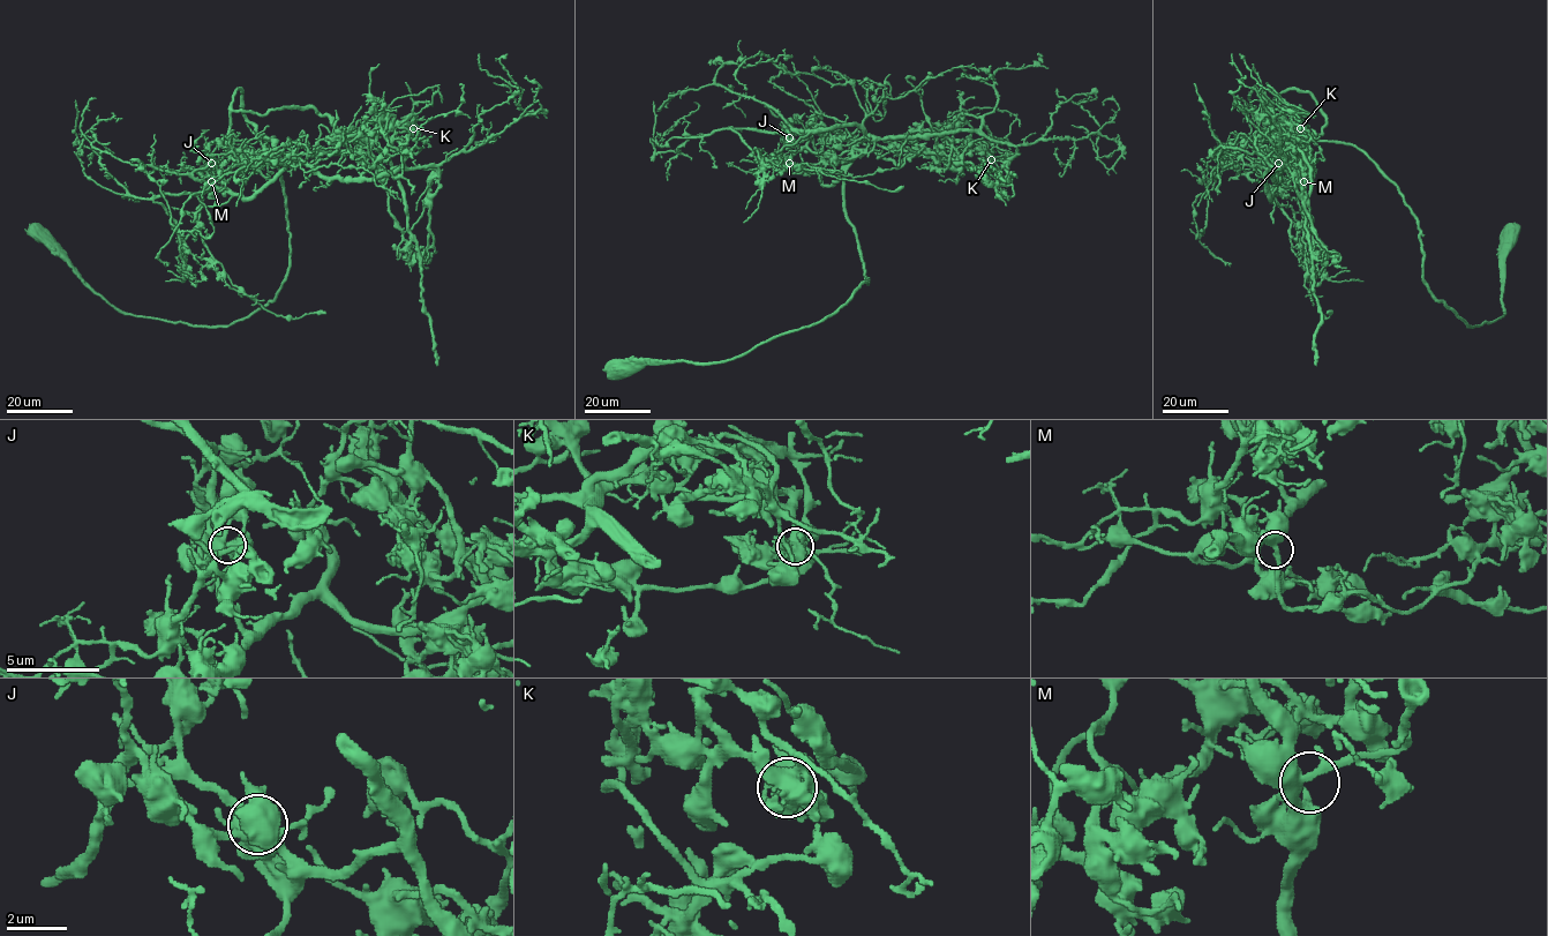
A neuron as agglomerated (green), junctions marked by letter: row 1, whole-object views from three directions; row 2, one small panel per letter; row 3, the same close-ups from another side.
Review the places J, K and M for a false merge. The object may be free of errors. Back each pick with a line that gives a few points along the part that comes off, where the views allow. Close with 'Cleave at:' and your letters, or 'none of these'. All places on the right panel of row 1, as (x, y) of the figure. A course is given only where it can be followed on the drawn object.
K: foreign part runs (1300, 127), (1294, 125), (1291, 132), (1289, 126), (1309, 176), (1304, 208), (1321, 313), (1316, 366)
Cleave at: K

